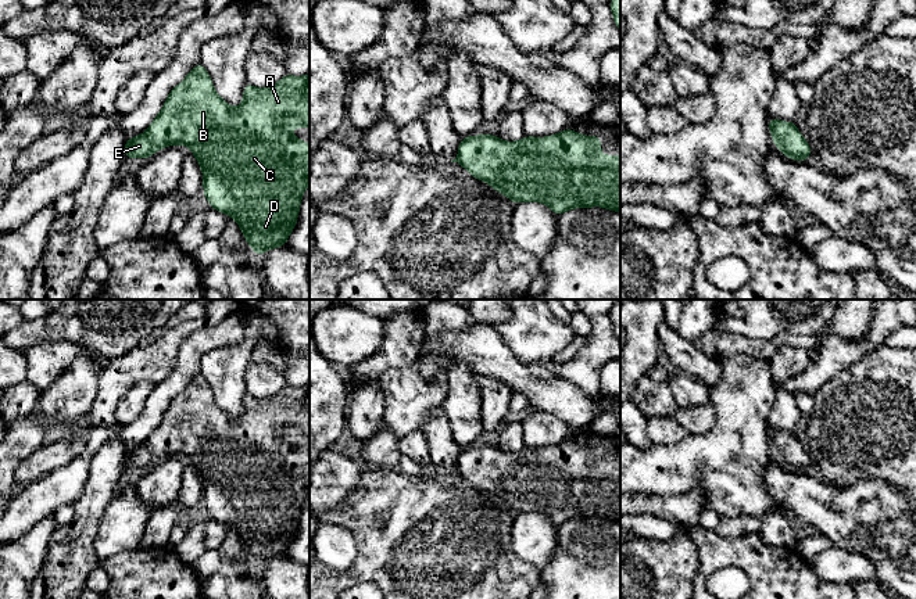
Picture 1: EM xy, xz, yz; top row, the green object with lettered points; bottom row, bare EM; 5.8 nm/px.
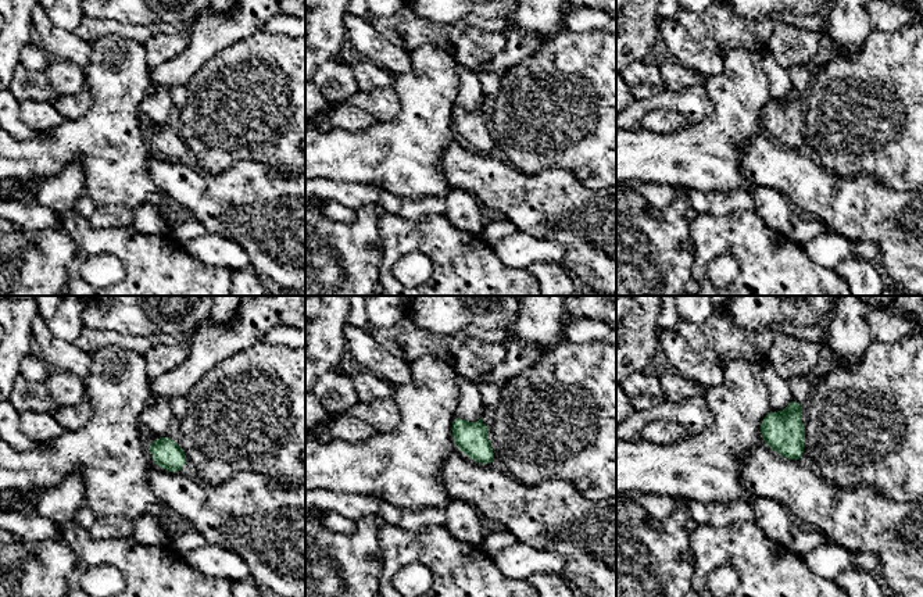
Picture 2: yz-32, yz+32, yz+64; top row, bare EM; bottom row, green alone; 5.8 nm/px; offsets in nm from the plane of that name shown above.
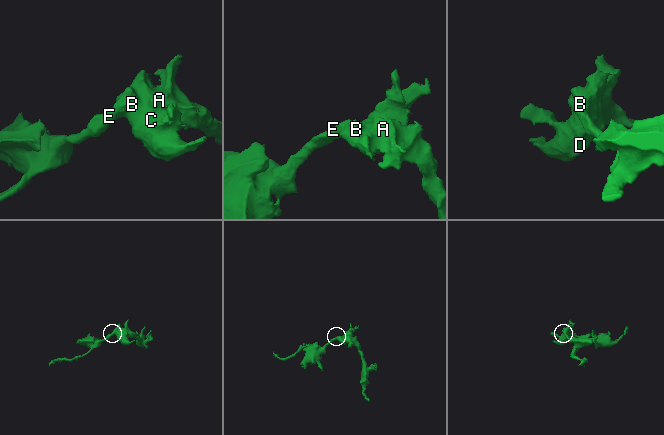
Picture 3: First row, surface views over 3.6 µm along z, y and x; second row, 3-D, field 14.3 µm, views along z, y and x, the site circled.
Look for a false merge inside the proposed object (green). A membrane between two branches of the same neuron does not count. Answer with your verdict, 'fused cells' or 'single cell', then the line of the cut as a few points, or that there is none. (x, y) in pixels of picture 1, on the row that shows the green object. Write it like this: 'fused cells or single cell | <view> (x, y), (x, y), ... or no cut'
single cell | no cut

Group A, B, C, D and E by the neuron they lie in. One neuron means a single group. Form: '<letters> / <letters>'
A B C D E

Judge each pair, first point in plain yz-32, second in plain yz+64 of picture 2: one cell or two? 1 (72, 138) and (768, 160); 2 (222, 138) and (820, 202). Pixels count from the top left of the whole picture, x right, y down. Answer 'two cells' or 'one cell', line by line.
1: two cells
2: two cells

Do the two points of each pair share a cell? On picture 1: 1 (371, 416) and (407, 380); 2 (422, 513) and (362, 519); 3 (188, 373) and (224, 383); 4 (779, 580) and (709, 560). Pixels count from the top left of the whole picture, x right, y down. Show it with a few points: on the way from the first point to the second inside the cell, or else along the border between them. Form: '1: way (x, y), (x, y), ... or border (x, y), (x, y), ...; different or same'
1: border (378, 379), (383, 394), (382, 427); different
2: way (407, 519), (378, 519); same
3: border (224, 348), (210, 350), (201, 359), (200, 372); different
4: way (762, 563), (757, 558), (726, 558); same

